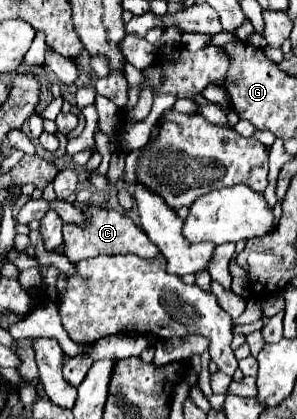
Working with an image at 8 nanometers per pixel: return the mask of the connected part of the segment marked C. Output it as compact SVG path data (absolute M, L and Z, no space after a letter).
M87 208L89 222L87 228L77 228L73 224L65 226L65 256L71 262L79 262L83 258L95 258L99 254L135 254L141 258L155 258L159 250L149 242L147 234L135 226L135 222L115 210L103 208Z

